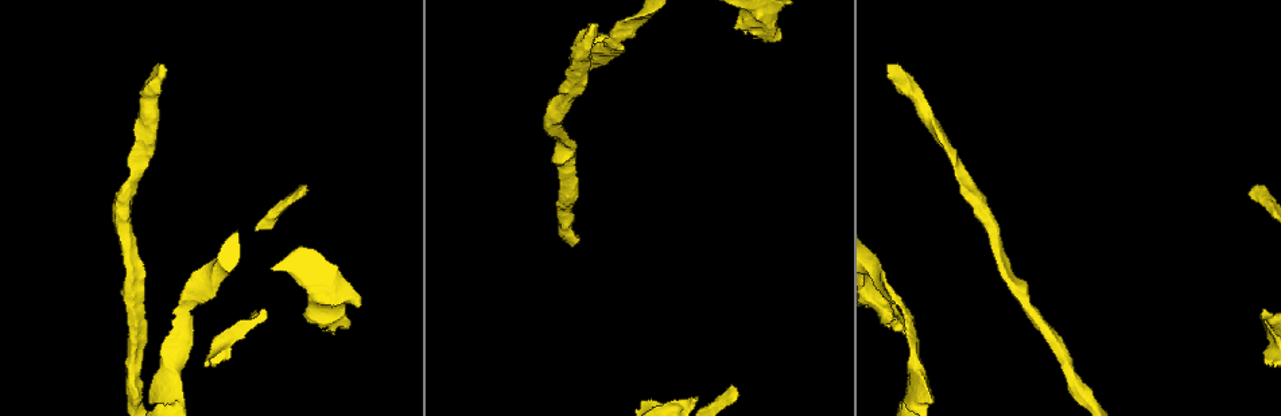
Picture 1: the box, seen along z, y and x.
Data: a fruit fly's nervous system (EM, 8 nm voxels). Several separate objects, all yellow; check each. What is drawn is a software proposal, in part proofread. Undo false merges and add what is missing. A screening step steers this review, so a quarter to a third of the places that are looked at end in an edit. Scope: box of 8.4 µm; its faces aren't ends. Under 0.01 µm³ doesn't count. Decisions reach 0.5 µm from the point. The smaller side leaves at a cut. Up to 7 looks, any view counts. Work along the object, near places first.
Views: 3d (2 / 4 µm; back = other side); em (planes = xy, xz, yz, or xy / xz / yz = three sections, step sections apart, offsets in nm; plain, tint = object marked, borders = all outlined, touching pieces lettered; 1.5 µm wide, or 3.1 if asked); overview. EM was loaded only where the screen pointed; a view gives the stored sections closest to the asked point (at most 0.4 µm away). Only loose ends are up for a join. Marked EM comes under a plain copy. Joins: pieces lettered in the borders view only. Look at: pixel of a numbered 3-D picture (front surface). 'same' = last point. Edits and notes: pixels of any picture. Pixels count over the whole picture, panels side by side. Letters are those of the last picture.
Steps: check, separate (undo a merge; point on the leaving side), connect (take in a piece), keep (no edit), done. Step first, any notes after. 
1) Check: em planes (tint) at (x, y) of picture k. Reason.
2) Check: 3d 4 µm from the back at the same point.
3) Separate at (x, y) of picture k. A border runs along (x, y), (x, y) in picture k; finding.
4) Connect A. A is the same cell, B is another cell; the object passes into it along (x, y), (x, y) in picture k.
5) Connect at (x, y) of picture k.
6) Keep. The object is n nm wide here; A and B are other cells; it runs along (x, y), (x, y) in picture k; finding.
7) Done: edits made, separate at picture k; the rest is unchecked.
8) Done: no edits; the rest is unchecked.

Check: em planes (borders) at (889, 69) of picture 1. Branch stops here.

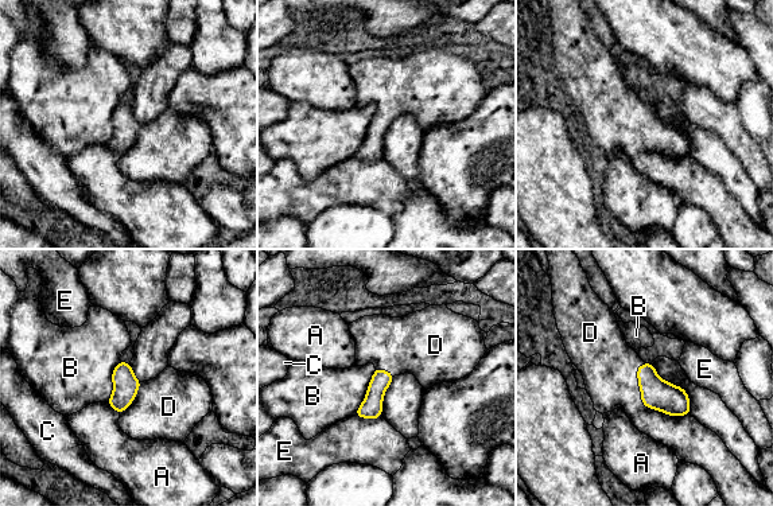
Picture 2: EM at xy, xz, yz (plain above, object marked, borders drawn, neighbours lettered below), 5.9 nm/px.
Connect D. D is the same cell, A, B, C and E are other cells; the cell continues.

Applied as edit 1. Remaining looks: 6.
Check: em planes (borders) at (171, 394) of picture 1. A fork.

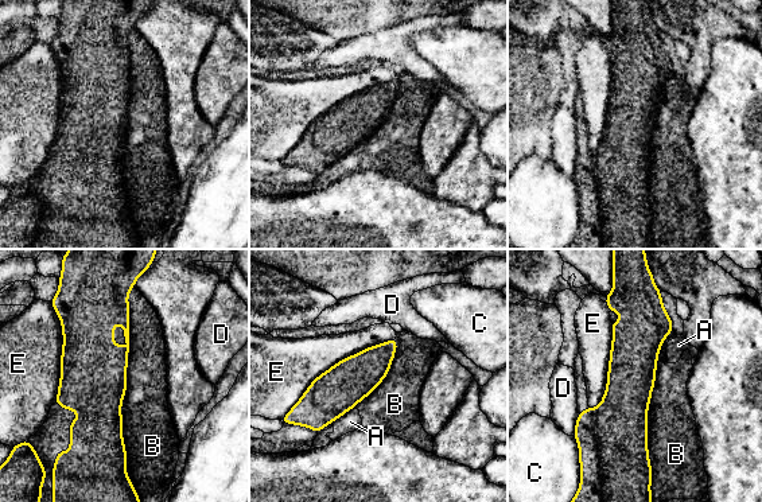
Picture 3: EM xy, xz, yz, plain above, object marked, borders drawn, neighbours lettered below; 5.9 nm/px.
Keep. The object is 280 nm wide here; A, B, C, D and E are other cells; it runs along (625, 299), (632, 444), (645, 458) in picture 3; all the same cell.

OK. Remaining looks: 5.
Check: em xy step 8 (borders) at (313, 319) of picture 1. Stops while still wide.

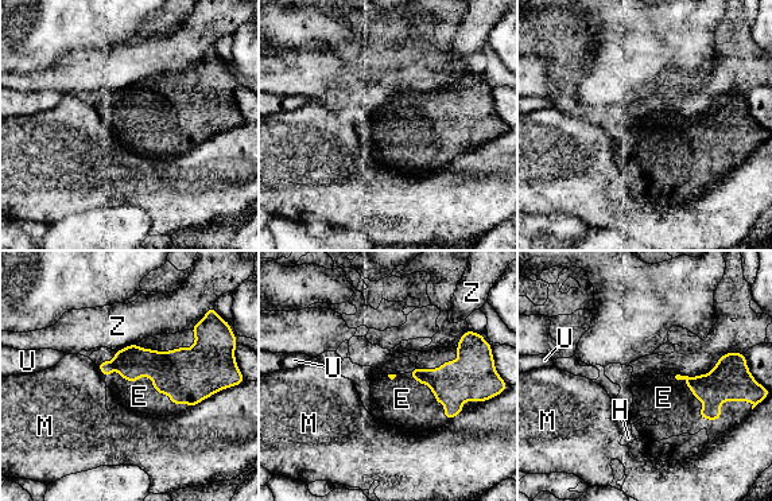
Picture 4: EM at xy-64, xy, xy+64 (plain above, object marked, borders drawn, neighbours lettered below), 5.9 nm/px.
Connect E. E is the same cell, H, M, U and Z are other cells; the object passes into it along (189, 376), (152, 381), (139, 396) in picture 4; it goes on there.

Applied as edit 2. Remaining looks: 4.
Done: edits made, connect at picture 2, connect at picture 4; the rest is unchecked.

